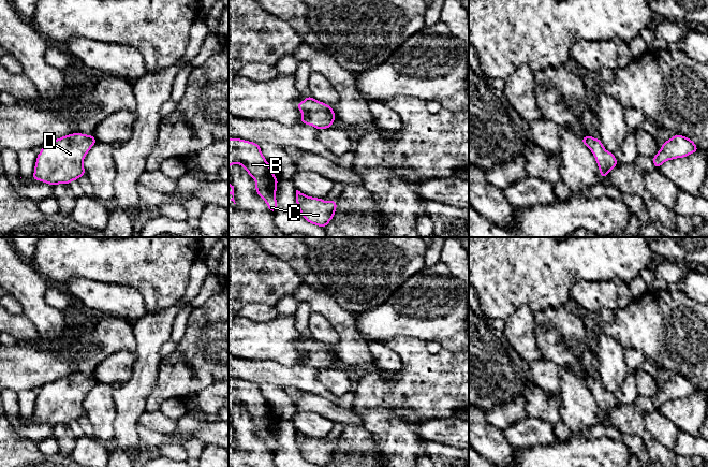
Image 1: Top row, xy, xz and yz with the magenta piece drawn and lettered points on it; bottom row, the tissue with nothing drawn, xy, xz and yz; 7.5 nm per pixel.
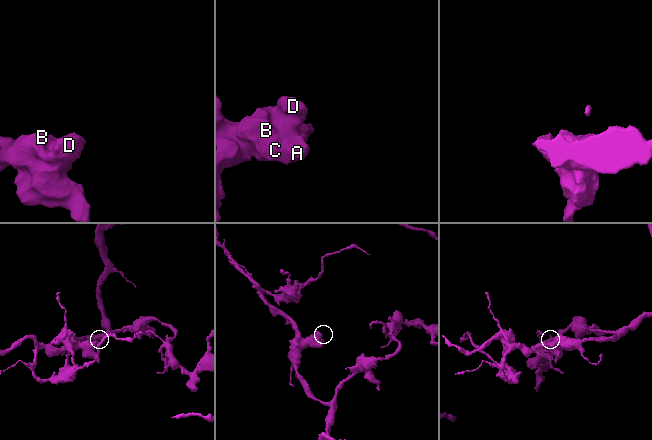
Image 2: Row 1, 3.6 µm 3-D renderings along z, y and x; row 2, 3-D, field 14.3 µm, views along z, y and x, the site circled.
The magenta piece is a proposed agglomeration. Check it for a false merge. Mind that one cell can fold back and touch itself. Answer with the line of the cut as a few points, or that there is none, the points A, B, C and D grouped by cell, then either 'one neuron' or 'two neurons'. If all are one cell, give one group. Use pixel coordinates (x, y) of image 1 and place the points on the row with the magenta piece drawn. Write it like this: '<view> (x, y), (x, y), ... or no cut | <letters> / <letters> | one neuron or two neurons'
no cut | A B C D | one neuron

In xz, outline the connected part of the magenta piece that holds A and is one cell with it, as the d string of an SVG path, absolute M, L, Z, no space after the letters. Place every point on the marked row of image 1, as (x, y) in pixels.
M296 190L296 204L306 221L322 229L331 221L337 209L337 200L326 202L323 199L308 196L298 190Z

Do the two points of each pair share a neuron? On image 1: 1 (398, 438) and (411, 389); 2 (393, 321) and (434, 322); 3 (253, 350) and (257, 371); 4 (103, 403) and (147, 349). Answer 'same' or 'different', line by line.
1: same
2: same
3: different
4: different

